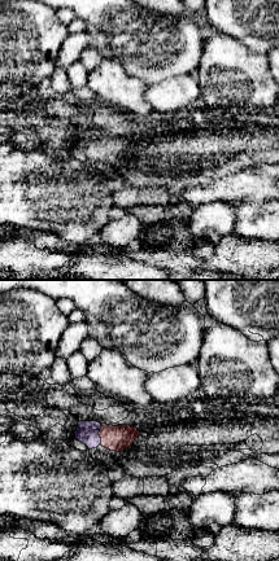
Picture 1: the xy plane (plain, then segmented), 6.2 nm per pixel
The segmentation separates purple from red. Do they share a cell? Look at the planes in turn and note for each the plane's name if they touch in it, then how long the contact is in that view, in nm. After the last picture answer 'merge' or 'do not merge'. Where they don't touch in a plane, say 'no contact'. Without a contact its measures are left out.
contact in xy; length 130 nm

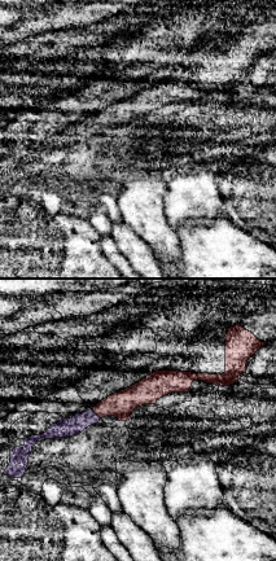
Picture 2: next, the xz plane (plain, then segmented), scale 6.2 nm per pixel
contact in xz; length 70 nm

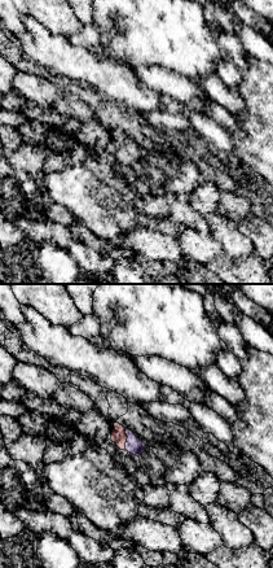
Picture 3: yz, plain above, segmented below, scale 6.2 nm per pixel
contact in yz; length 140 nm

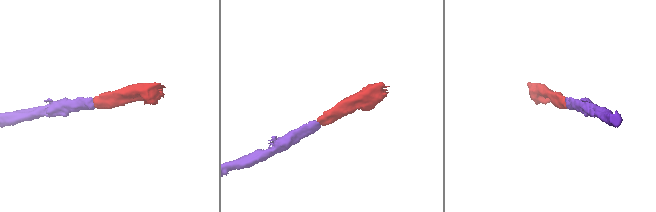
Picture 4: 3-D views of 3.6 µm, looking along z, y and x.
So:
merge

